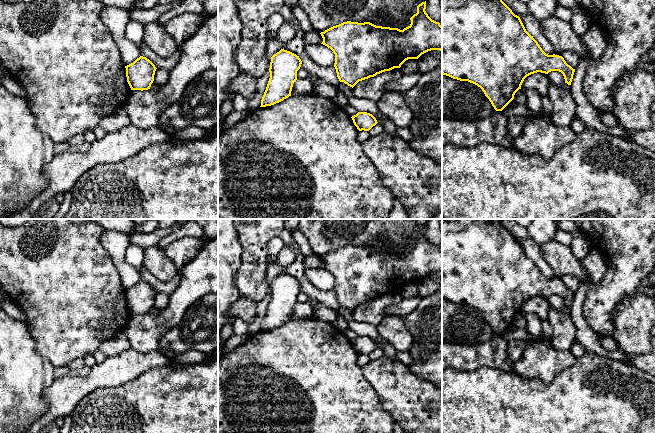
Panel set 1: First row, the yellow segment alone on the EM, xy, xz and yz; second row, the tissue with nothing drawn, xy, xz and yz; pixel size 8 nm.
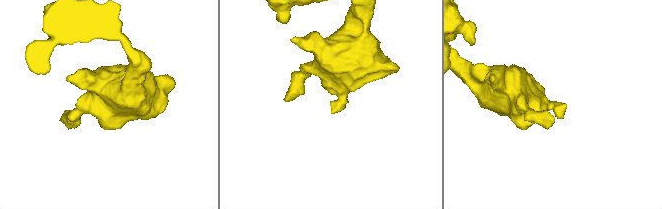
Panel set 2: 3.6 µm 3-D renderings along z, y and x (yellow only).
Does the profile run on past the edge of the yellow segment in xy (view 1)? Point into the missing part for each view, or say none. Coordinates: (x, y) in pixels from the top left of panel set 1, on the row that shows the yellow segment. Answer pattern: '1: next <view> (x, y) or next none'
1: next none

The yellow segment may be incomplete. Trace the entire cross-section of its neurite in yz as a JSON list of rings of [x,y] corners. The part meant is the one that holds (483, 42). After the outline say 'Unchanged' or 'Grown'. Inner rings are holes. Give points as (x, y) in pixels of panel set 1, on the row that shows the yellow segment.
[[[442,0],[442,74],[480,87],[496,111],[502,111],[514,99],[527,76],[551,71],[561,72],[565,83],[571,85],[575,69],[562,56],[546,54],[502,0]]]. Unchanged

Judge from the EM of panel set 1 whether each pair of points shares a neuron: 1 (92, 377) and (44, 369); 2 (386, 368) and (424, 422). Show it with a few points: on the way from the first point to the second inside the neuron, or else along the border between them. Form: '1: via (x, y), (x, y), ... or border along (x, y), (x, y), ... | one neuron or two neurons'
1: border along (54, 378), (44, 390), (45, 400) | two neurons
2: via (392, 381), (419, 409) | one neuron

